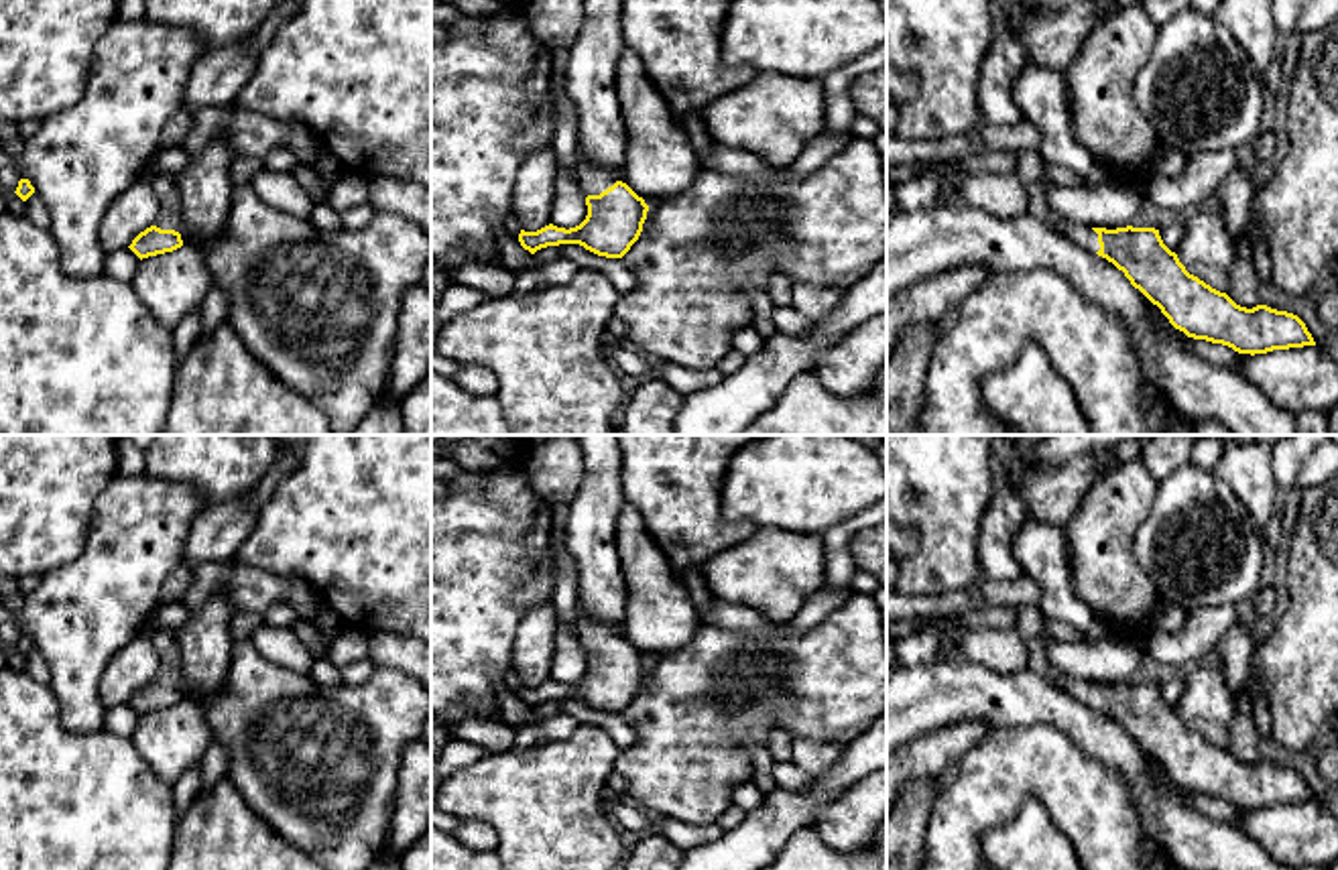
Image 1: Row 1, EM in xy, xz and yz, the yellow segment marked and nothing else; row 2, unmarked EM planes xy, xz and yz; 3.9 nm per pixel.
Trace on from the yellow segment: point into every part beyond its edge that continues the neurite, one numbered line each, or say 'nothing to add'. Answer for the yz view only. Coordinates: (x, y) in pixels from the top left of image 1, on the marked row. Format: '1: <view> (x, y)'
1: yz (1080, 234)

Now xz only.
1: xz (592, 179)

